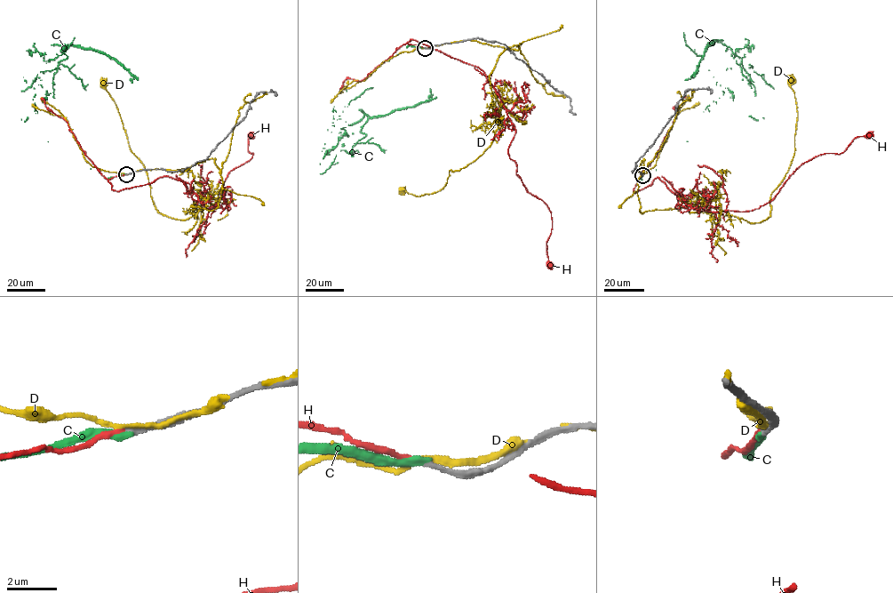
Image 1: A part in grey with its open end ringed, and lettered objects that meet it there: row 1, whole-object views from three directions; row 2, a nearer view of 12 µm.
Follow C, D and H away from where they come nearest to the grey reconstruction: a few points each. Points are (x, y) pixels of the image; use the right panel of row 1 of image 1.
C: (642, 176), (687, 141), (707, 106), (722, 94), (717, 82), (731, 55), (738, 57), (715, 42), (685, 79)
D: (642, 175), (634, 170), (643, 159), (641, 213), (705, 198), (753, 223), (765, 220), (794, 153), (791, 79)
H: (642, 175), (634, 193), (658, 178), (686, 204), (745, 212), (769, 202), (801, 164), (869, 134)

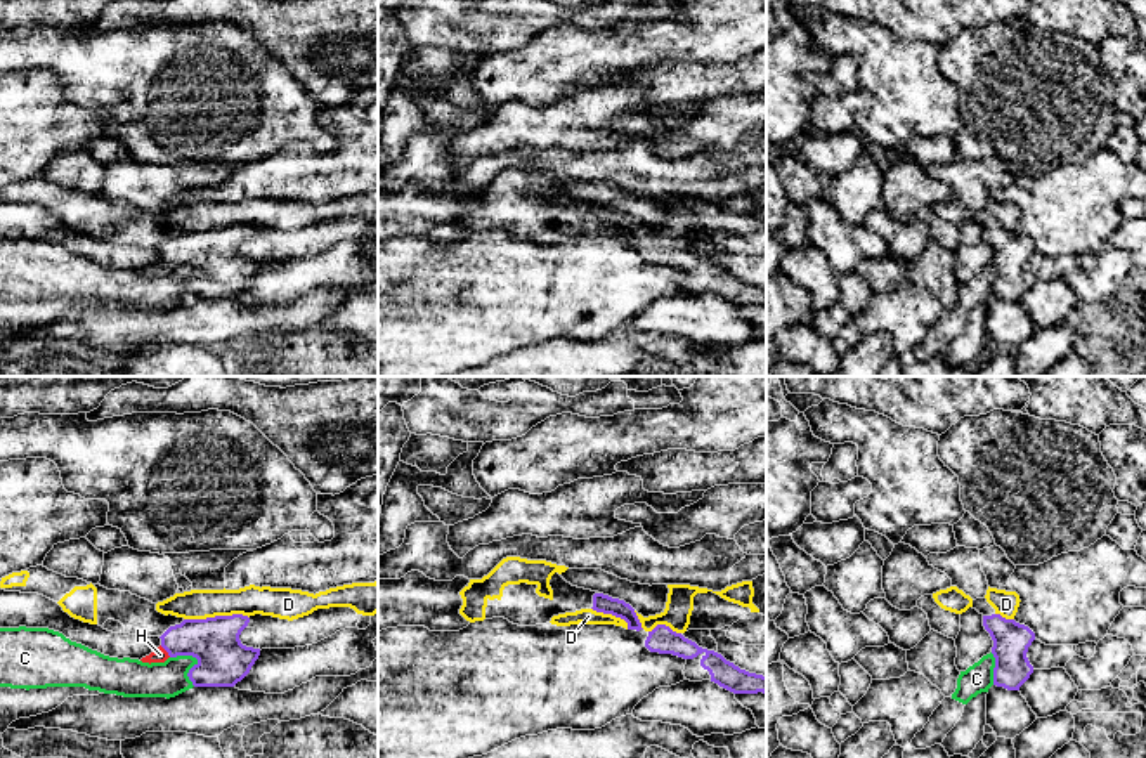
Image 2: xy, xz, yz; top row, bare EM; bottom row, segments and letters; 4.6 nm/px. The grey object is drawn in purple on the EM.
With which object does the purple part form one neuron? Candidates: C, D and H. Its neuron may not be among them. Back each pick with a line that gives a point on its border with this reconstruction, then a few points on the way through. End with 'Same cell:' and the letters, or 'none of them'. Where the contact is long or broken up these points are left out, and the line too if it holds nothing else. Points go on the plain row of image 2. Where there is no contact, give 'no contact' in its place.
H: meets purple in xy at (165, 261); runs through xy (215, 255), (174, 255), (165, 261), (160, 266)
Same cell: H

